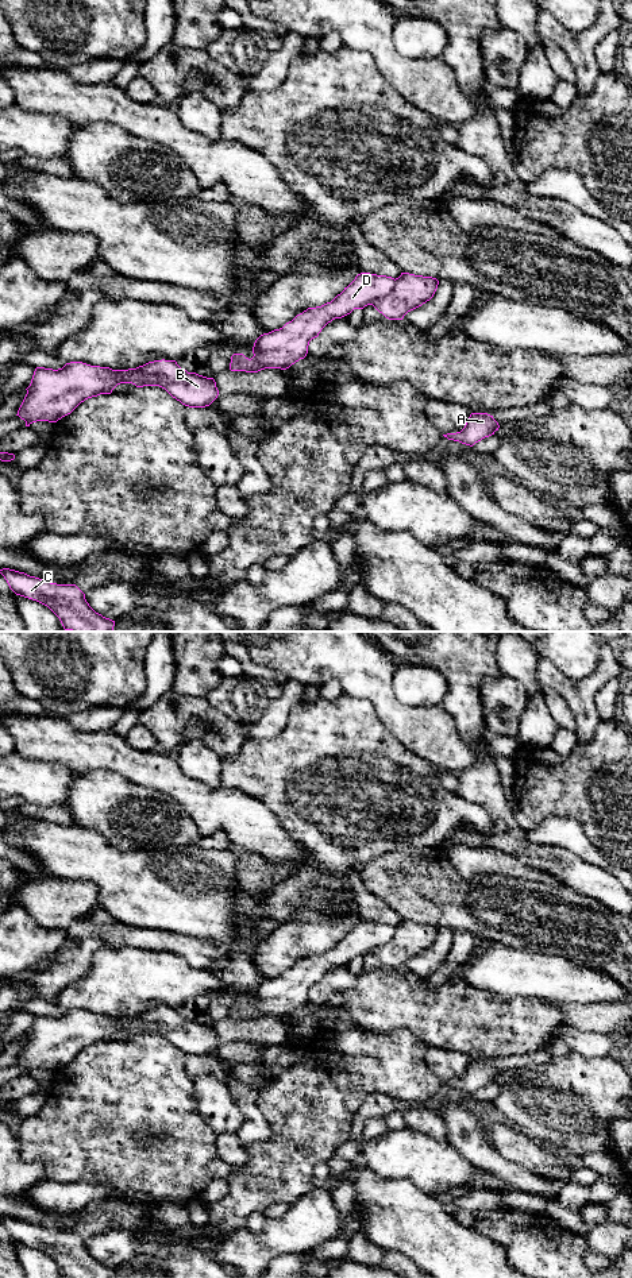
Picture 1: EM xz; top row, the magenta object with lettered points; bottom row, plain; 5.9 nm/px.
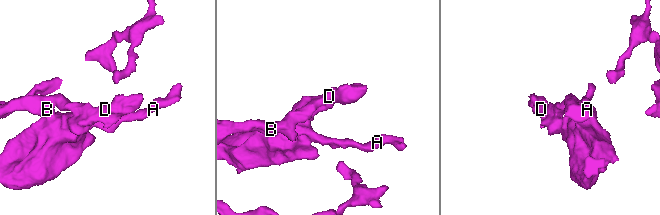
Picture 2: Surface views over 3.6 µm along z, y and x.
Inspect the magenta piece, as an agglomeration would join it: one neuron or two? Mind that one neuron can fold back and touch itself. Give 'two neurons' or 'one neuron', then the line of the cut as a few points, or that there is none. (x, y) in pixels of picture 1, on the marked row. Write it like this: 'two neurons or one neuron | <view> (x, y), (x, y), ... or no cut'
two neurons | xz (396, 280), (396, 284), (386, 294), (377, 297), (370, 304)

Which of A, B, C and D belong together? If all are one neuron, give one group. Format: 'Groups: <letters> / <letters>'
Groups: A / B C D

